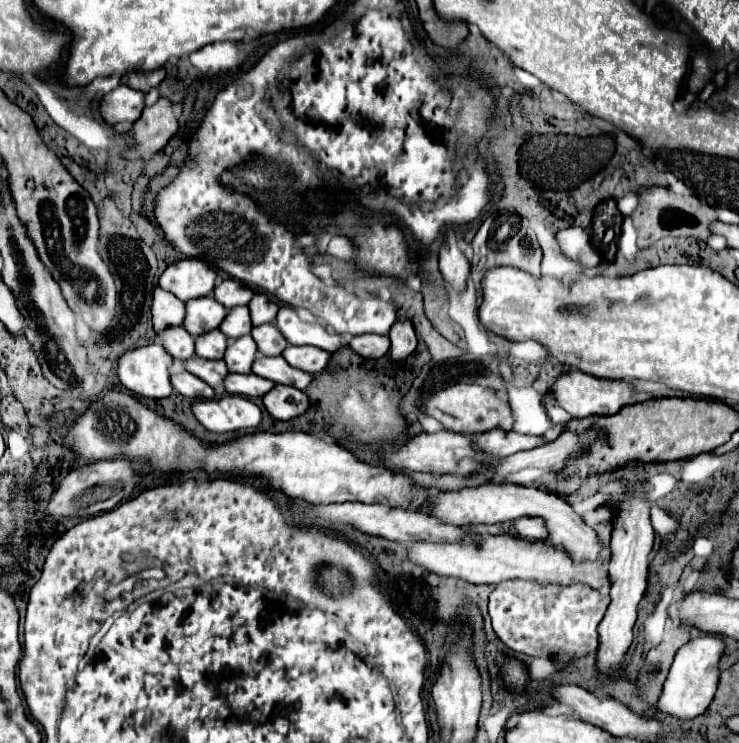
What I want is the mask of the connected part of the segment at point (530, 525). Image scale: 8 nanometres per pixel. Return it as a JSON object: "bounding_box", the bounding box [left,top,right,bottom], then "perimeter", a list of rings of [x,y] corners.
{"bounding_box":[515,517,547,539],"perimeter":[[[521,517],[515,523],[515,531],[523,539],[547,539],[545,523],[537,517]]]}

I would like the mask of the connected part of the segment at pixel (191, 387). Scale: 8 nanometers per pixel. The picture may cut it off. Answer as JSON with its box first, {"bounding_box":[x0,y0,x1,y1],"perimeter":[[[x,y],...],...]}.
{"bounding_box":[171,371,215,399],"perimeter":[[[181,371],[181,373],[173,373],[171,375],[171,385],[177,393],[191,397],[191,399],[213,399],[215,391],[211,385],[207,385],[205,381],[201,381],[199,377],[195,377],[189,371]]]}

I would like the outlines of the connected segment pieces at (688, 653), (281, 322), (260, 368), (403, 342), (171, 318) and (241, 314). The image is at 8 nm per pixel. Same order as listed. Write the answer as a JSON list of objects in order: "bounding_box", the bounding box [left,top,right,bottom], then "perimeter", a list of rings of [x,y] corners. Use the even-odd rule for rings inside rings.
[{"bounding_box":[657,633,723,721],"perimeter":[[[703,633],[697,639],[691,639],[687,645],[683,645],[675,655],[675,661],[663,685],[661,697],[657,701],[657,711],[667,713],[679,721],[691,721],[697,715],[705,713],[717,689],[721,655],[723,655],[723,643],[709,633]]]},{"bounding_box":[275,307,358,353],"perimeter":[[[279,307],[275,325],[293,345],[313,345],[333,353],[335,349],[348,345],[353,337],[358,336],[337,333],[331,325],[327,325],[323,319],[315,317],[309,309],[303,307],[301,307],[301,319],[297,317],[293,307]]]},{"bounding_box":[251,357,313,389],"perimeter":[[[257,357],[257,361],[253,363],[251,369],[255,375],[271,379],[273,383],[281,383],[281,385],[291,385],[297,389],[305,389],[313,375],[309,373],[301,373],[301,369],[291,367],[283,357]]]},{"bounding_box":[391,319,417,359],"perimeter":[[[409,319],[405,321],[397,321],[391,329],[391,357],[393,359],[405,359],[409,353],[415,351],[417,347],[417,335],[415,335],[415,327]]]},{"bounding_box":[151,285,185,331],"perimeter":[[[159,285],[153,291],[151,319],[155,331],[163,331],[165,327],[181,327],[185,317],[185,303],[179,301],[173,293],[163,291]]]},{"bounding_box":[219,307,251,339],"perimeter":[[[237,307],[237,309],[229,309],[225,315],[225,321],[221,321],[219,329],[221,333],[225,333],[229,339],[237,339],[241,335],[249,335],[251,333],[251,317],[249,317],[249,309],[247,307]]]}]

